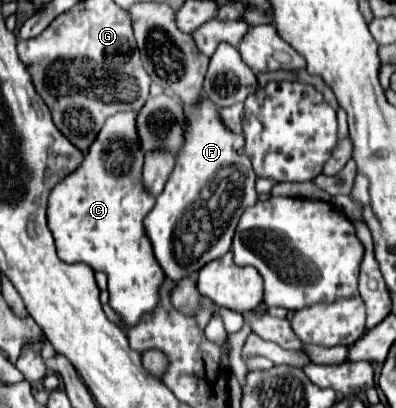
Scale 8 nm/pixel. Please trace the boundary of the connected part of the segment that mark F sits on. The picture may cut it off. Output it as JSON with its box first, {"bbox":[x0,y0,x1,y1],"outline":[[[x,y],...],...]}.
{"bbox":[143,97,257,281],"outline":[[[207,97],[201,107],[197,105],[197,109],[189,113],[189,117],[193,117],[193,121],[189,121],[185,153],[177,157],[163,193],[157,197],[153,211],[143,221],[155,259],[163,273],[173,281],[185,277],[197,279],[197,273],[205,263],[223,257],[231,247],[239,217],[257,201],[257,177],[249,159],[239,155],[243,135],[233,135],[225,125],[221,125],[217,107],[209,103]]]}

